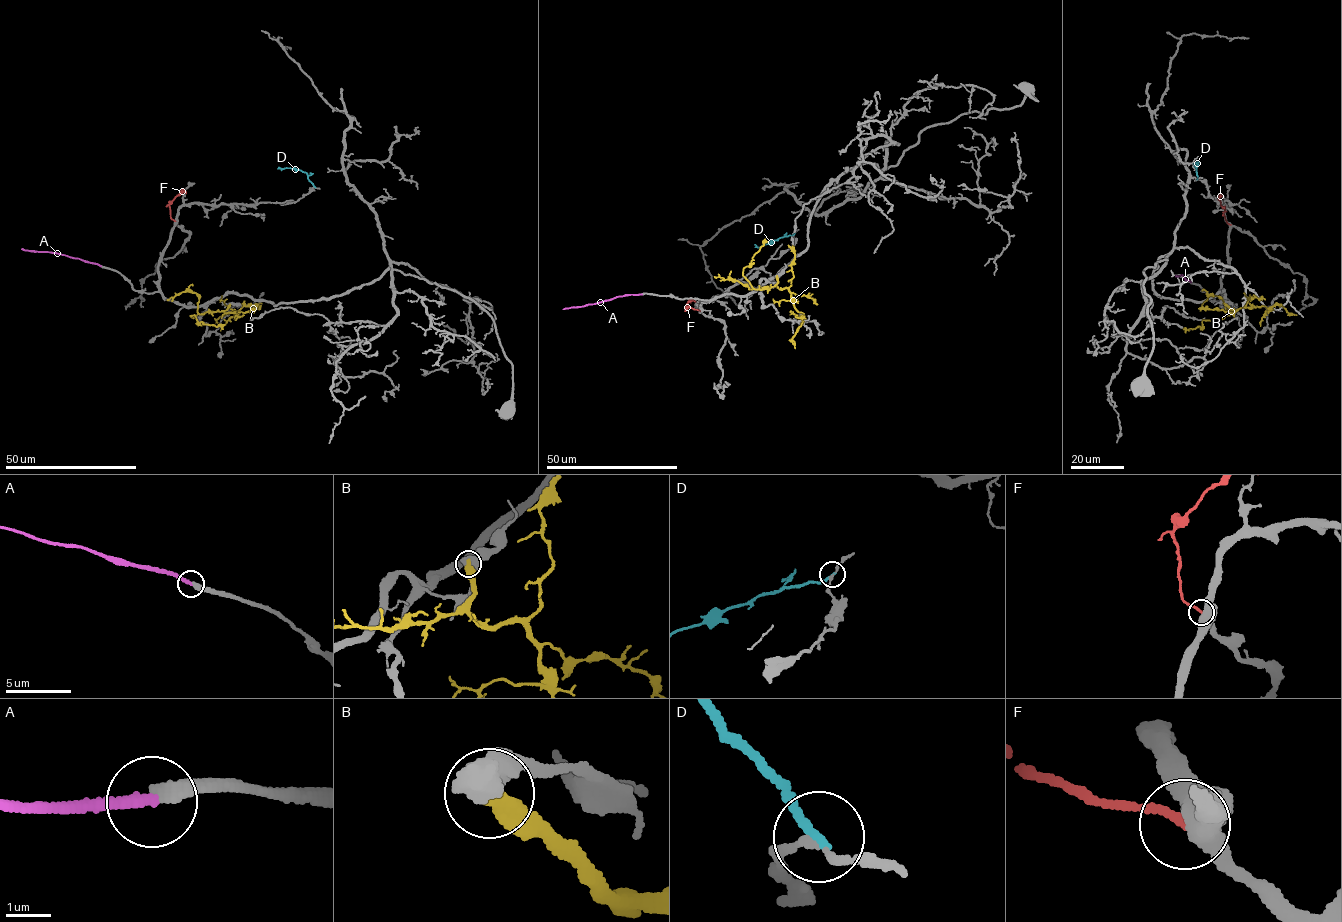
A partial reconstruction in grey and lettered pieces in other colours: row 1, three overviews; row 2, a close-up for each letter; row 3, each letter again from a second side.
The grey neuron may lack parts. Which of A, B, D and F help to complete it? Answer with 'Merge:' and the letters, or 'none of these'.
Merge: A

